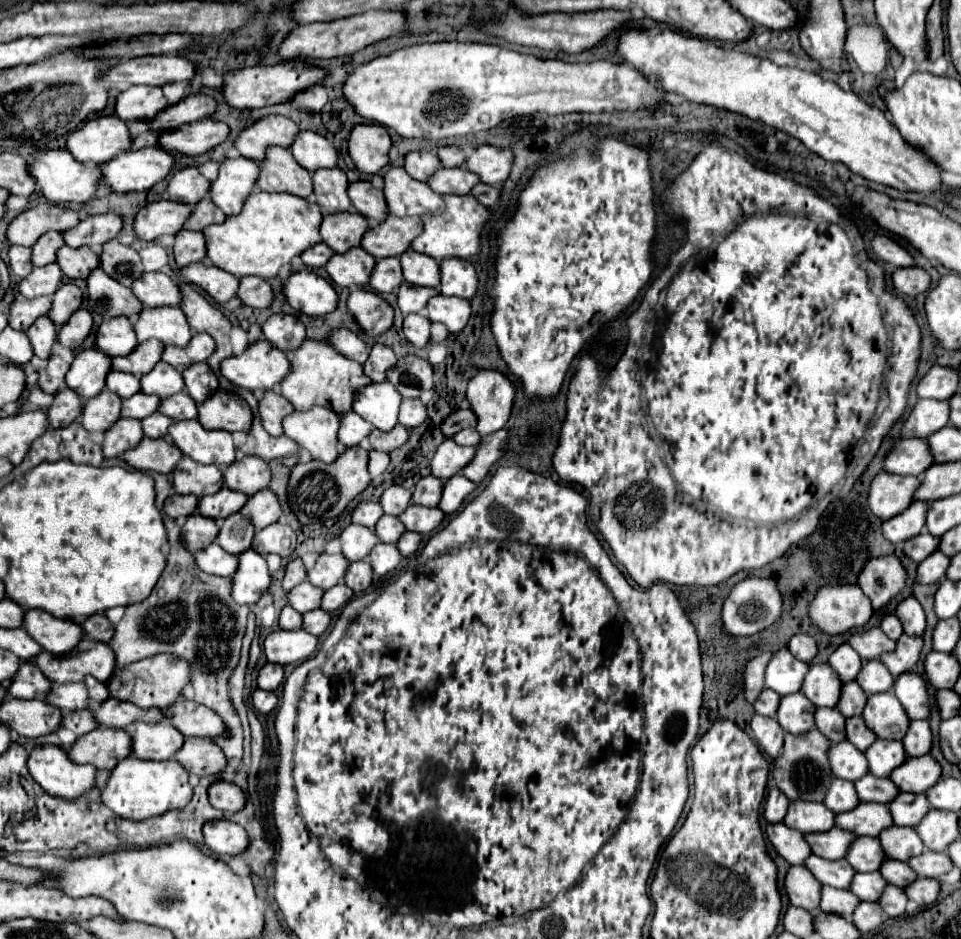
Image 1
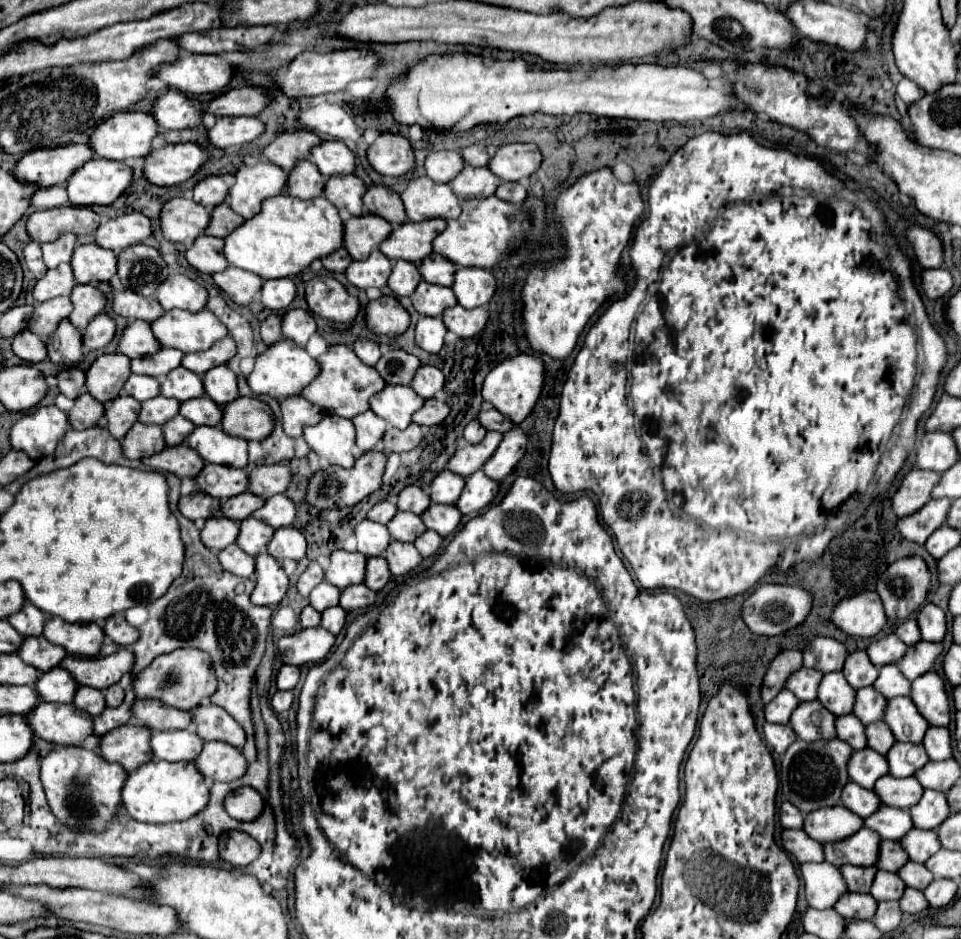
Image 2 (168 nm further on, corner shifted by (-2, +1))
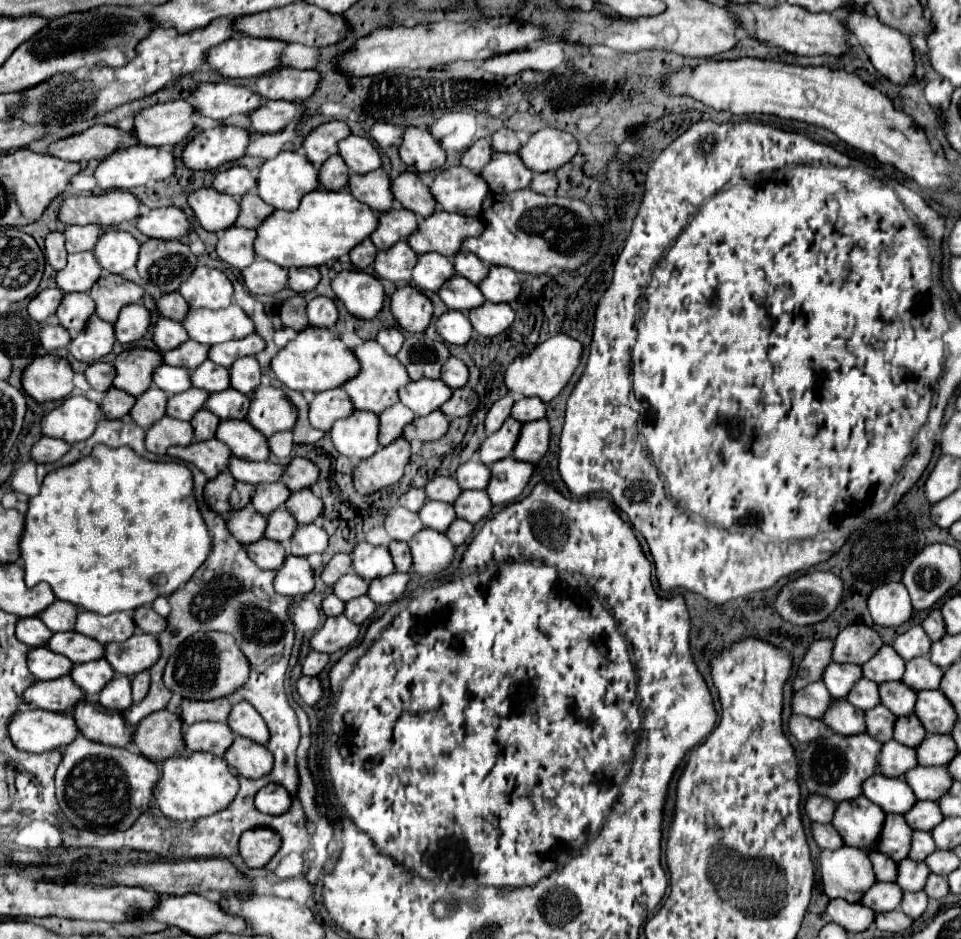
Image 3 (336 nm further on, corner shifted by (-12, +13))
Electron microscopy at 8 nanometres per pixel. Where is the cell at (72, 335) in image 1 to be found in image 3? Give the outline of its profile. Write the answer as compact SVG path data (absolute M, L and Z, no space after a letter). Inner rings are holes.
M144 304L124 306L114 324L116 338L120 344L132 344L142 340L150 326L152 326L152 314Z

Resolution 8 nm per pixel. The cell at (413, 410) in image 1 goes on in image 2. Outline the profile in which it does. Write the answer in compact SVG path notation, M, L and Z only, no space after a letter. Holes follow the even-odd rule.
M428 398L426 404L422 404L422 408L418 412L414 412L412 422L430 428L430 426L440 424L448 416L448 412L450 412L450 408L448 408L448 404L444 400L440 400L440 398Z

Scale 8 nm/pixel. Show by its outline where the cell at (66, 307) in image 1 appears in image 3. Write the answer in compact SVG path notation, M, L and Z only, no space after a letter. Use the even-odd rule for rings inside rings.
M106 274L94 284L90 296L96 302L96 316L106 322L116 322L120 308L140 302L144 290L142 286L132 280L126 280L124 276Z

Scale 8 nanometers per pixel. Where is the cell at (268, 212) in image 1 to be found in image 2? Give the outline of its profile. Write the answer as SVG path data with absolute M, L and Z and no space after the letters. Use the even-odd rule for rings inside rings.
M278 194L262 202L262 210L246 220L242 228L224 238L222 254L228 264L258 274L264 280L290 278L312 260L326 256L342 246L342 218L338 210L324 198L298 200L288 194Z

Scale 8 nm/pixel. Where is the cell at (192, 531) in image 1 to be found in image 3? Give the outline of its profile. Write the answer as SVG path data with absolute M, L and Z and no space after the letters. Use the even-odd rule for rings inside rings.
M248 504L242 510L234 510L232 518L228 520L228 528L234 534L236 540L242 544L252 544L260 538L264 538L264 528L266 528L266 516L256 512L252 504Z

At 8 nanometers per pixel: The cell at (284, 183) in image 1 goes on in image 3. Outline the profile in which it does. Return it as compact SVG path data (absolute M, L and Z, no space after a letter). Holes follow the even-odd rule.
M330 156L320 168L320 184L324 190L344 190L350 180L350 168L340 156Z

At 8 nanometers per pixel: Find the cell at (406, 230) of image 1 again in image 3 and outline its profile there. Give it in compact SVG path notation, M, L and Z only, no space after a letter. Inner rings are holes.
M434 212L420 222L420 228L408 238L408 244L414 252L438 252L442 256L456 256L462 242L468 236L480 236L484 232L484 222L480 216L468 218L450 212Z

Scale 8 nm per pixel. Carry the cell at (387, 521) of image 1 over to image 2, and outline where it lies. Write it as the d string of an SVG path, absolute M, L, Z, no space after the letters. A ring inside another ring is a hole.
M398 512L394 516L394 520L390 520L386 524L386 528L388 528L392 540L400 540L400 542L414 542L426 530L420 516L412 514L412 512Z

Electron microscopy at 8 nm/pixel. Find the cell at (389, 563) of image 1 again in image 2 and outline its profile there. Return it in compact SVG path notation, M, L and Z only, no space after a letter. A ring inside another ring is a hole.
M390 542L390 548L386 548L384 558L392 576L404 576L422 562L422 556L410 542Z

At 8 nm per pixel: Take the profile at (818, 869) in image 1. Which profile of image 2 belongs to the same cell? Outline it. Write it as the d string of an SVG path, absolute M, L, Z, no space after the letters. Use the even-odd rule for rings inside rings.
M840 866L840 872L846 880L848 892L868 892L876 874L876 868L868 866Z

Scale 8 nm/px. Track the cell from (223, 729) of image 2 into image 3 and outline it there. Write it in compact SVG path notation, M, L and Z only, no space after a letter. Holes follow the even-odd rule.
M238 702L234 704L230 718L228 718L228 726L232 728L234 734L238 736L246 736L258 744L268 744L270 740L270 732L266 722L262 720L262 716L256 712L256 708L248 702Z

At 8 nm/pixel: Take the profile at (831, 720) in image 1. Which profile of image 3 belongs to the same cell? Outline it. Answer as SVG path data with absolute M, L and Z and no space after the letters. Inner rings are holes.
M876 706L866 712L866 728L868 728L866 732L882 744L892 740L894 724L896 724L896 716L884 706Z

